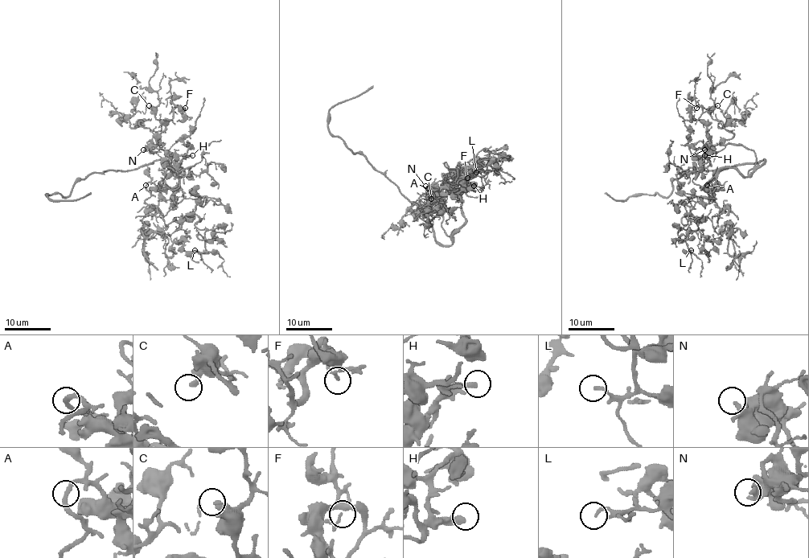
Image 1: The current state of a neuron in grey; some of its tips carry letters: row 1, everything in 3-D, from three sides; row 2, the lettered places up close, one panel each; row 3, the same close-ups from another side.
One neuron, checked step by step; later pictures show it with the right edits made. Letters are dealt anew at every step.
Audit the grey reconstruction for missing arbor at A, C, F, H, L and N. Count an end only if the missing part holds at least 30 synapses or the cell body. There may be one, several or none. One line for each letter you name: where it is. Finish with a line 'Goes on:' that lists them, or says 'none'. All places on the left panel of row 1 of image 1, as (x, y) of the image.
N: (143, 149)
Goes on: N

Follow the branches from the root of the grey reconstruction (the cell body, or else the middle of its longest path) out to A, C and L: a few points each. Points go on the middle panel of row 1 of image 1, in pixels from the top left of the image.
A: (452, 244), (452, 235), (465, 223), (461, 197), (453, 189), (445, 188), (437, 194), (428, 188)
C: (452, 244), (441, 226), (444, 204), (439, 211), (440, 215), (444, 211), (444, 201), (437, 191), (431, 198)
L: (452, 244), (465, 223), (461, 193), (479, 194), (487, 170), (476, 167), (490, 160), (476, 172)

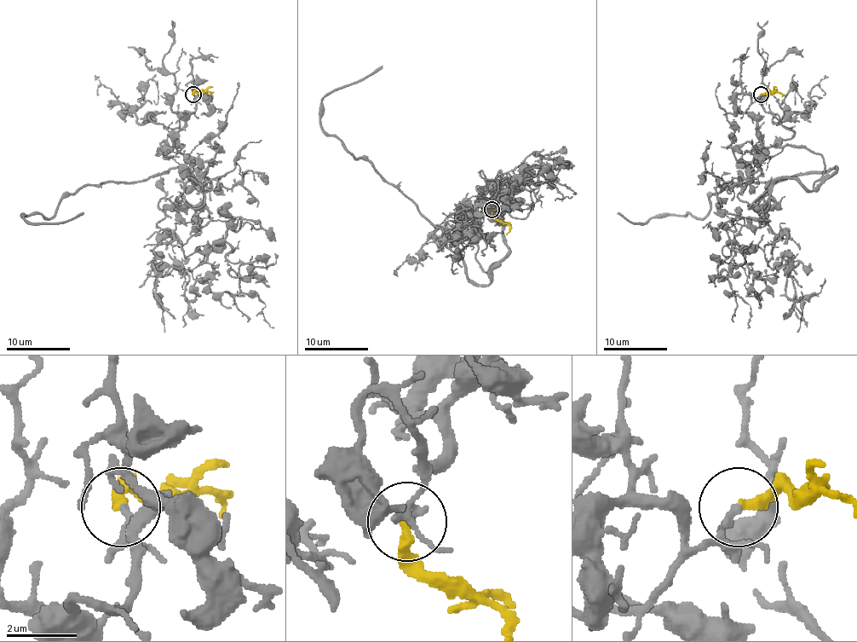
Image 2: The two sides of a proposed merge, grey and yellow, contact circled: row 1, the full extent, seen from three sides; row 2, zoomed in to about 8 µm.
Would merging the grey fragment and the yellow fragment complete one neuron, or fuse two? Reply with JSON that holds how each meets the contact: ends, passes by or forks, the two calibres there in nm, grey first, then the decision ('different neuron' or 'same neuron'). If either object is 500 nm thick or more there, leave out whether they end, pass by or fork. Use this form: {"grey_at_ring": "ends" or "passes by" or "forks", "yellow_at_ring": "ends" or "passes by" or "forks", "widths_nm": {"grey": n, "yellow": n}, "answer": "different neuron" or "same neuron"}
{"grey_at_ring": "ends", "yellow_at_ring": "ends", "widths_nm": {"grey": 200, "yellow": 280}, "answer": "different neuron"}

